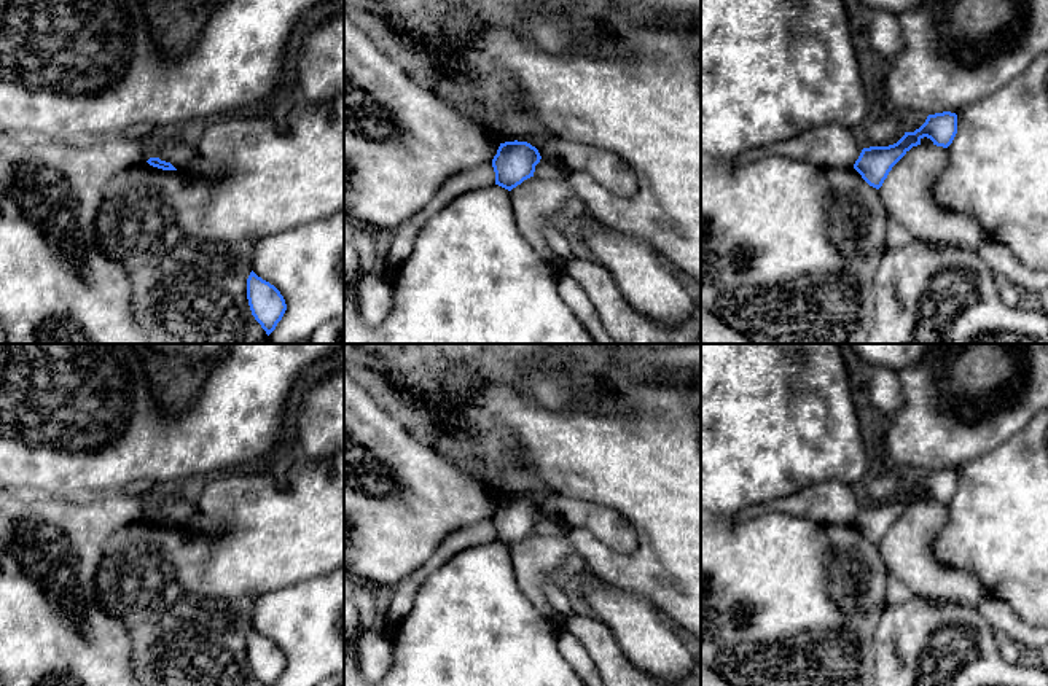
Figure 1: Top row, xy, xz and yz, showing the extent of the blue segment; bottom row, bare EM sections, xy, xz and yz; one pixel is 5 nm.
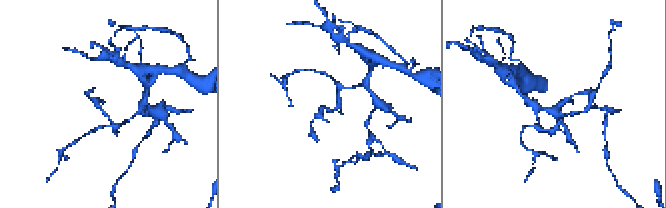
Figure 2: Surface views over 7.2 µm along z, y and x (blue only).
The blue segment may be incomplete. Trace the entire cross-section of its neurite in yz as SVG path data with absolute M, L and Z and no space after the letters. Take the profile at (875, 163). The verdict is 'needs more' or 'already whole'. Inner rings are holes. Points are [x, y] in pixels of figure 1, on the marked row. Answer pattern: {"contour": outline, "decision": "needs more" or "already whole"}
{"contour": "M951 111L929 115L925 123L914 132L905 135L889 146L863 148L854 169L873 188L879 189L892 167L913 148L921 145L924 137L933 145L948 148L957 134L957 115Z", "decision": "already whole"}

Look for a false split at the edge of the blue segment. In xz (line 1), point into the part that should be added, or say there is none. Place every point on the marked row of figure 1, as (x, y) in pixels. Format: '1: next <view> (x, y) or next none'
1: next none

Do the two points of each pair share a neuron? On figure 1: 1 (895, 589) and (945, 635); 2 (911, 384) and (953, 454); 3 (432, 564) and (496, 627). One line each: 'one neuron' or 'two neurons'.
1: two neurons
2: one neuron
3: two neurons

